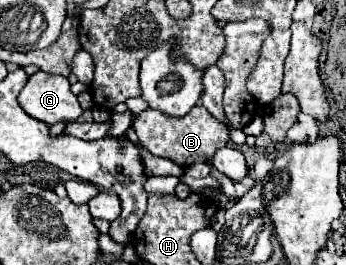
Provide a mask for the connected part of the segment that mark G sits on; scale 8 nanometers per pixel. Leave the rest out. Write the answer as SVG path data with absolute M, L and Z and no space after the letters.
M38 71L28 79L18 101L30 117L46 123L48 127L60 121L72 123L84 113L78 97L70 91L68 79L44 71Z

